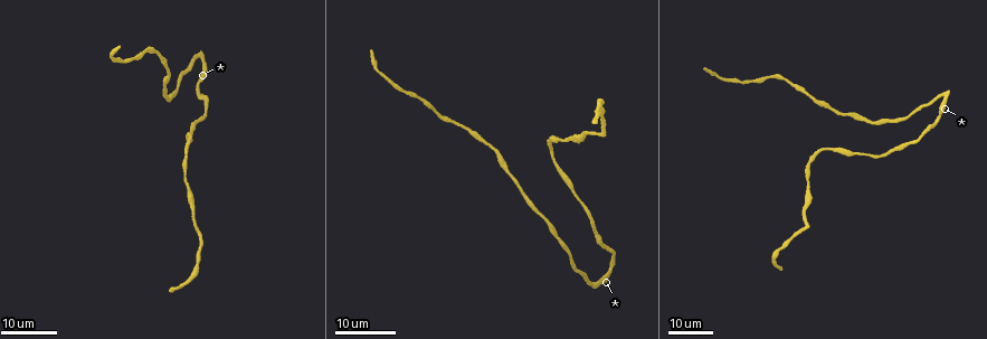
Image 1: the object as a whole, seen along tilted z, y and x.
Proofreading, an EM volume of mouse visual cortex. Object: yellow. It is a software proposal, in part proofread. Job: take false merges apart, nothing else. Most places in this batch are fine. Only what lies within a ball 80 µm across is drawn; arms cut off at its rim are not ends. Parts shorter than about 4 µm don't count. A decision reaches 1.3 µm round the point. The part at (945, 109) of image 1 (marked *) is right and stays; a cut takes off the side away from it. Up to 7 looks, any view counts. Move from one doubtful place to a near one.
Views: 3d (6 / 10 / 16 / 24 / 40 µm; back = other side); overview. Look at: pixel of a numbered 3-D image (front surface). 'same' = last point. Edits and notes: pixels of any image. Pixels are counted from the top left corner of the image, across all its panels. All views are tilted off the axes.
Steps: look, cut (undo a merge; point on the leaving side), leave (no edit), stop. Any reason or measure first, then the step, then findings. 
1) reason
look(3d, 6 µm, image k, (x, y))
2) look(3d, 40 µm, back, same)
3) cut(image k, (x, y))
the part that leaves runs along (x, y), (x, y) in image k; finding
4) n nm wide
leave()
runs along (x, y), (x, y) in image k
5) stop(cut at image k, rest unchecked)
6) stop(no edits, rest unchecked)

three-way junction
look(3d, 16 µm, image 1, (594, 281))

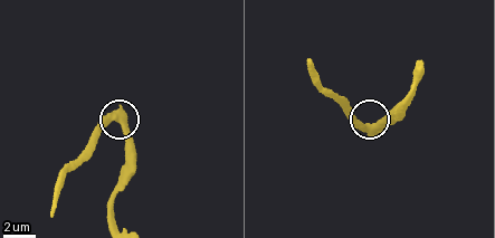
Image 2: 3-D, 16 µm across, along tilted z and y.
zoom in
look(3d, 10 µm, image 2, (117, 120))

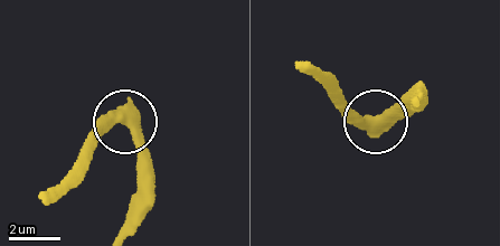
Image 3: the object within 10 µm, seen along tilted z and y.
3 arms
leave()
continuous, no second cell

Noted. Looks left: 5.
calibre changes
look(3d, 16 µm, image 1, (870, 154))

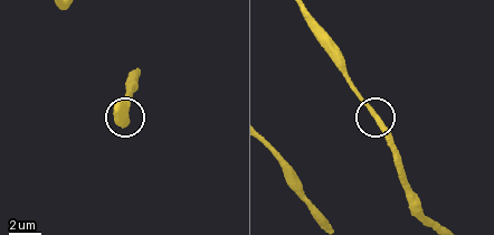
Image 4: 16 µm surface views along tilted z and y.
look(3d, 6 µm, image 4, (377, 113))

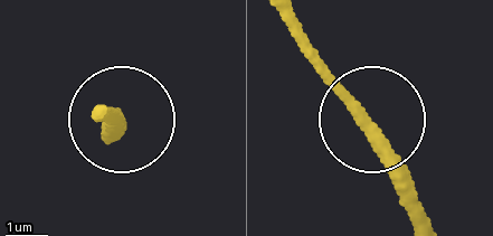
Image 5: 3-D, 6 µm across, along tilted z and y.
320 nm wide
leave()
runs along (426, 226), (398, 153), (288, 30) in image 5; continuous, no second cell

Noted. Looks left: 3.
sudden change in width
look(3d, 24 µm, image 1, (198, 252))

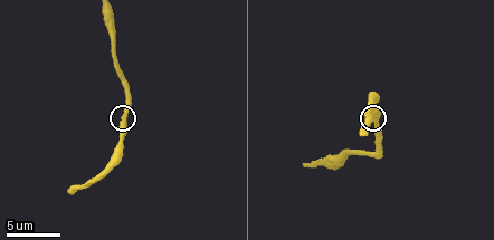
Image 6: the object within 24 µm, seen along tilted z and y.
zoom in
look(3d, 10 µm, image 6, (124, 117))

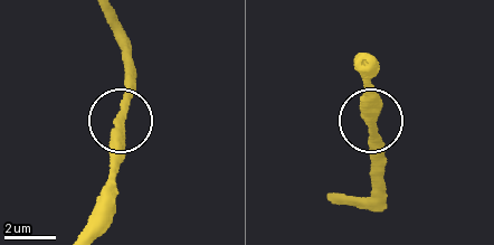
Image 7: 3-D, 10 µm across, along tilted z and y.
360 nm wide
leave()
one cell here

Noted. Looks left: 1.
stop(no edits, rest unchecked)

